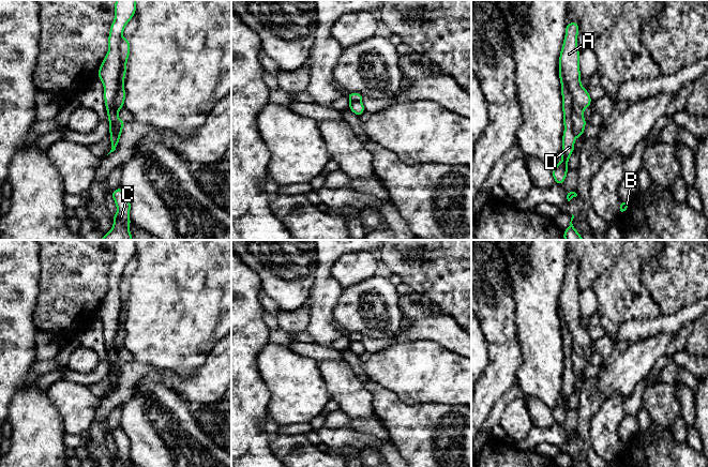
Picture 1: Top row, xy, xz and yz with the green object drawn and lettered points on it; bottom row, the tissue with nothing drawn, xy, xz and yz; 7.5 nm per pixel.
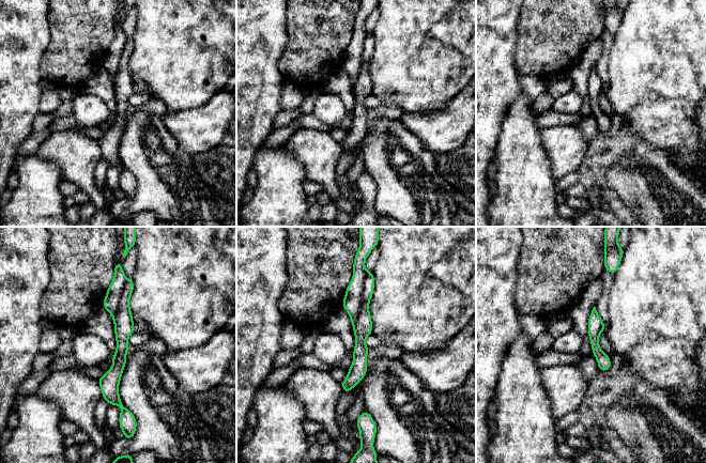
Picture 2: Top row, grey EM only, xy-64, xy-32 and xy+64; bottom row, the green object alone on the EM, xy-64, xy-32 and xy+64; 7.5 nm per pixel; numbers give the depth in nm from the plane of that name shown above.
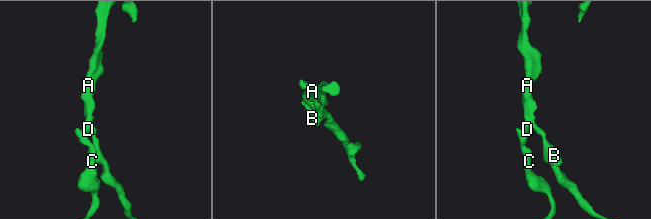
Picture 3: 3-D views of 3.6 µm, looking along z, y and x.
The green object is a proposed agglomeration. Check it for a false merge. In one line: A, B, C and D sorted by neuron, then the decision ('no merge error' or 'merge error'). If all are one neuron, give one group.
A B / C D; merge error

